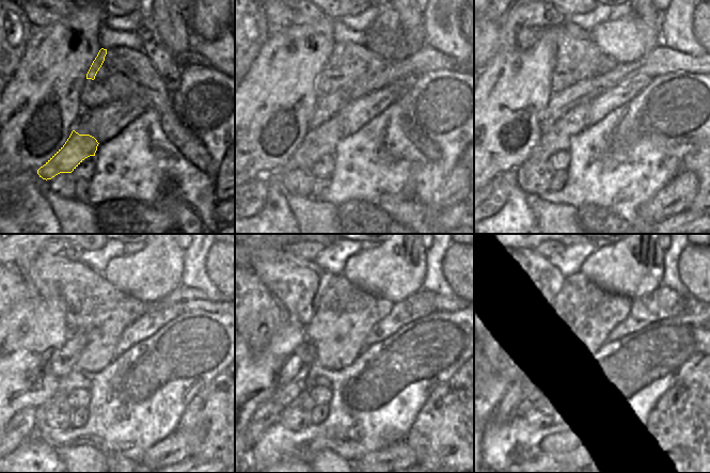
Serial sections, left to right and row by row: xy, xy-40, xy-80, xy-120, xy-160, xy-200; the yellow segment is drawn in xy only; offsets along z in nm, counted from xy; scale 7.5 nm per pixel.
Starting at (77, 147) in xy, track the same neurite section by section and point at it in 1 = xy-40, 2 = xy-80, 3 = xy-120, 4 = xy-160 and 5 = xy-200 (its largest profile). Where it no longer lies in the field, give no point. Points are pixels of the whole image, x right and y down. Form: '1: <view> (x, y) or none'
1: xy-40 (321, 140)
2: xy-80 (556, 139)
3: xy-120 (98, 353)
4: xy-160 (345, 315)
5: xy-200 (582, 316)

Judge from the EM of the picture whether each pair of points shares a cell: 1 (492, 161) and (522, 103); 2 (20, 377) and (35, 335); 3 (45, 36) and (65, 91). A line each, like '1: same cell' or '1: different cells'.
1: same cell
2: same cell
3: same cell

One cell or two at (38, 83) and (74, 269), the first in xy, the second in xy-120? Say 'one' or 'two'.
two

